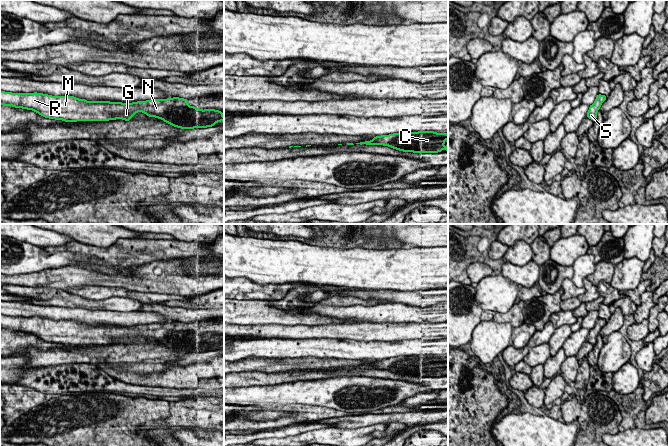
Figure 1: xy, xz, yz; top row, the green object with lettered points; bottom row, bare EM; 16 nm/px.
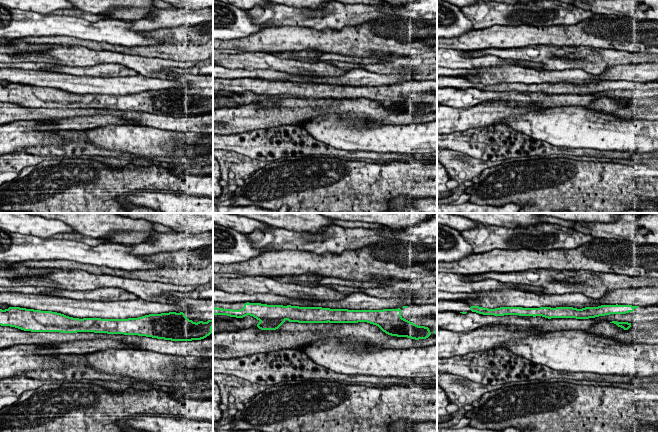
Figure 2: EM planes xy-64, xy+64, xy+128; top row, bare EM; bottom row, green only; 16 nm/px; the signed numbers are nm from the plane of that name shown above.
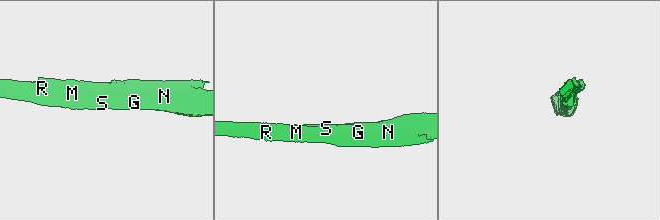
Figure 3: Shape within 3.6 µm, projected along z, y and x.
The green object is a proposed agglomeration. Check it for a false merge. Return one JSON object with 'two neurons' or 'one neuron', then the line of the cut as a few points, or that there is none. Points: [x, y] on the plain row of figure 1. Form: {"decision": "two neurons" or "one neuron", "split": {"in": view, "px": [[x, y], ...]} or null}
{"decision": "one neuron", "split": null}

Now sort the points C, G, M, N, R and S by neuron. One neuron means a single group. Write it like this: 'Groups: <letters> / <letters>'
Groups: C G M N R S

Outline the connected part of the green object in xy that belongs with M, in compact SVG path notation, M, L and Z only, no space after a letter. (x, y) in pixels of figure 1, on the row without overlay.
M0 315L0 329L32 334L39 339L65 346L129 345L137 336L181 353L207 352L223 345L223 336L188 329L188 323L173 321L132 327L86 325L74 320L52 320L43 317Z

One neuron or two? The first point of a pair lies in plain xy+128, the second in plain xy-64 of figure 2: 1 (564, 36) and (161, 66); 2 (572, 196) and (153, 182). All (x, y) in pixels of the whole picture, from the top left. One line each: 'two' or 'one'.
1: two
2: one

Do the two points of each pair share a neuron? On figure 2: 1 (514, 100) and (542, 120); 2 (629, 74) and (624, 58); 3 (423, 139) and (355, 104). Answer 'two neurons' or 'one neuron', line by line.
1: two neurons
2: two neurons
3: two neurons

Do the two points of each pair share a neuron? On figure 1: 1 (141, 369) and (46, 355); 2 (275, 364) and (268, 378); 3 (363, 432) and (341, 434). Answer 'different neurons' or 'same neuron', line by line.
1: different neurons
2: different neurons
3: same neuron

